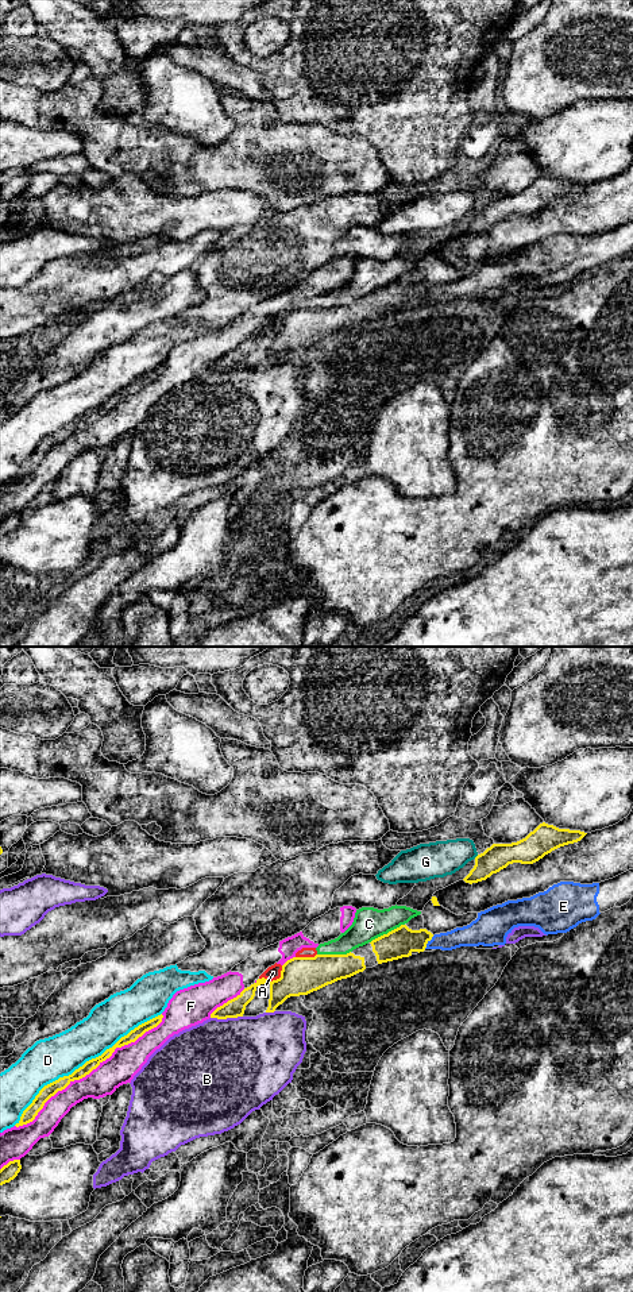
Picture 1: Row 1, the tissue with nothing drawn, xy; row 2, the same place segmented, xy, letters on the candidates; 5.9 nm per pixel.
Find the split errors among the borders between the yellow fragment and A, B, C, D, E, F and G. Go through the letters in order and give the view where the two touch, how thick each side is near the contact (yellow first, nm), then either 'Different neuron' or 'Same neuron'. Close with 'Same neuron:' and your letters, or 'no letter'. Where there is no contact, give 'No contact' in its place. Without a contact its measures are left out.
A: Touches yellow in xy. Thickness 220 nm (yellow) against 90 nm. Different neuron
B: Touches yellow in xy. Thickness 120 nm (yellow) against 500 nm. Different neuron
C: Touches yellow in xy. Thickness 180 nm (yellow) against 190 nm. Different neuron
D: Touches yellow in xy. Thickness 70 nm (yellow) against 260 nm. Different neuron
E: Touches yellow in xy. Thickness 180 nm (yellow) against 130 nm. Different neuron
F: Touches yellow in xy. Thickness 70 nm (yellow) against 190 nm. Different neuron
G: Touches yellow in xy. Thickness 160 nm (yellow) against 220 nm. Different neuron
Same neuron: no letter

